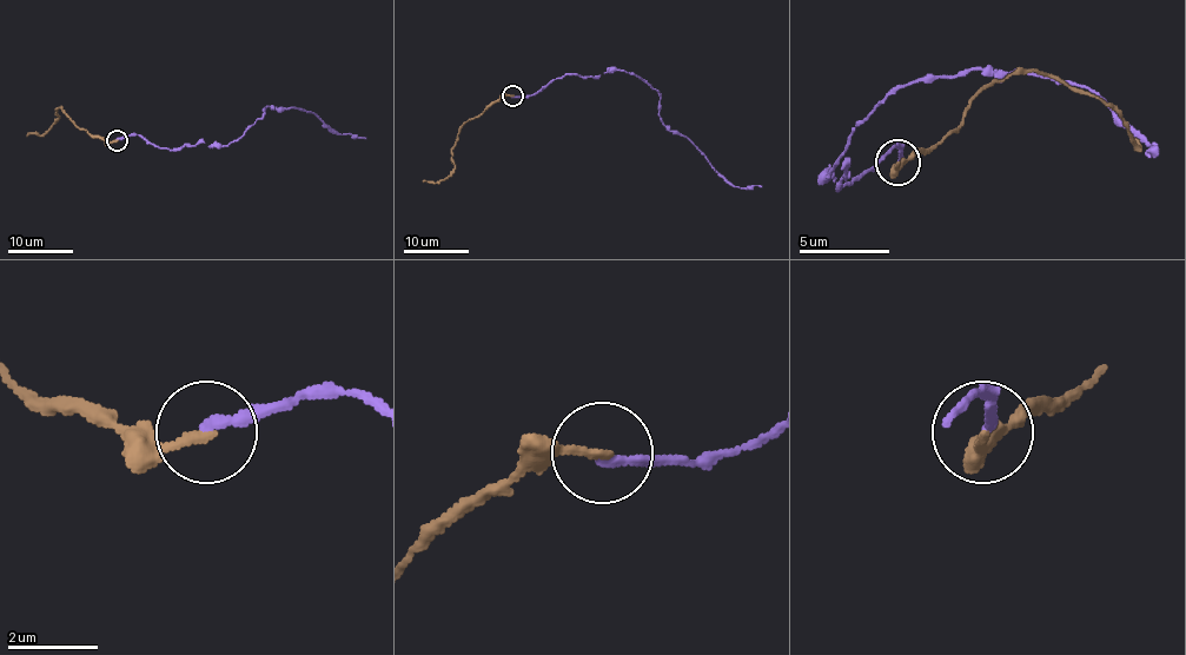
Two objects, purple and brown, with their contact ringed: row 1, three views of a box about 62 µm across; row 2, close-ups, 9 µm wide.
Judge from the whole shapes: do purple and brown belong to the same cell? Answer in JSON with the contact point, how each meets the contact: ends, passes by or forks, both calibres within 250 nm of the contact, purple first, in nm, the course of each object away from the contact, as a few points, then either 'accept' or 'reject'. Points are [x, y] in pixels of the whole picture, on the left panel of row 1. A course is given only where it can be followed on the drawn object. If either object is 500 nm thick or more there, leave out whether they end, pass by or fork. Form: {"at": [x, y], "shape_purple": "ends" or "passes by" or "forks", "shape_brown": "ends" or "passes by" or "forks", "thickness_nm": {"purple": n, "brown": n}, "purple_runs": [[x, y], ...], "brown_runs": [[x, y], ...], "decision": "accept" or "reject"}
{"at": [117, 140], "shape_purple": "ends", "shape_brown": "ends", "thickness_nm": {"purple": 220, "brown": 180}, "purple_runs": [[116, 140], [140, 134], [170, 149], [203, 143], [229, 145], [271, 106], [313, 113], [338, 134], [365, 139]], "brown_runs": [[116, 140], [92, 137], [60, 108], [55, 110], [59, 118], [42, 134], [26, 136]], "decision": "accept"}

